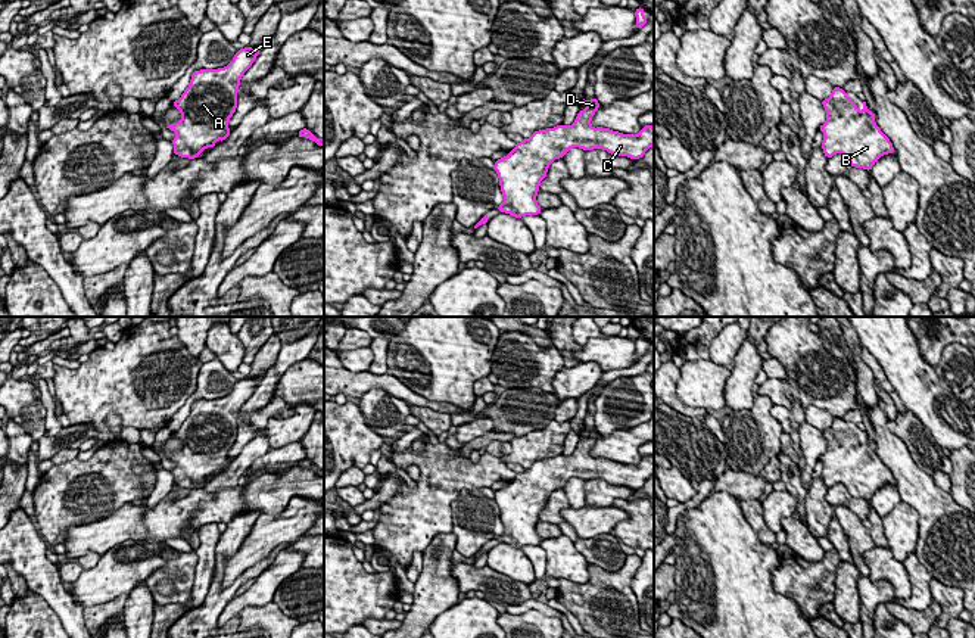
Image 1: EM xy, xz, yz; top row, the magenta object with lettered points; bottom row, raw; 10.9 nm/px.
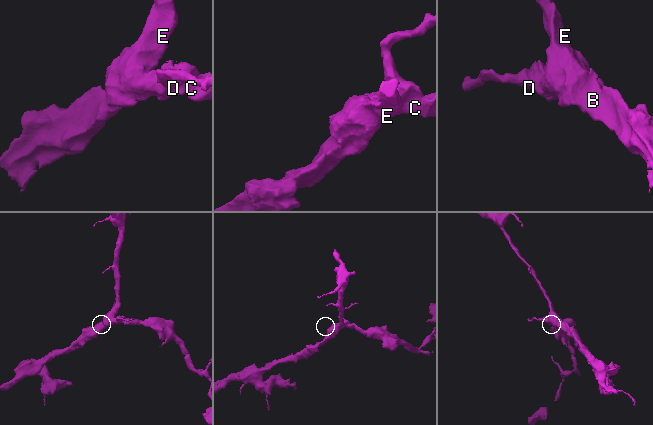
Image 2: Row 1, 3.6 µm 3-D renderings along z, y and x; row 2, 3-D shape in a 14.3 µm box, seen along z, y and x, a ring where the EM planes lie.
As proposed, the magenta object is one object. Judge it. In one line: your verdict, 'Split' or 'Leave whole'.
Leave whole

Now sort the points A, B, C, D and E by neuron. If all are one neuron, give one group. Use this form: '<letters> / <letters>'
A B C D E

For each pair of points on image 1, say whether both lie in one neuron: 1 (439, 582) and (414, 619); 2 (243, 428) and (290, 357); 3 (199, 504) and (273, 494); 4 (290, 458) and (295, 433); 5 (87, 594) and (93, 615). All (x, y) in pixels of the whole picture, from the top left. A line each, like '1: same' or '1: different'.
1: same
2: same
3: same
4: different
5: different

